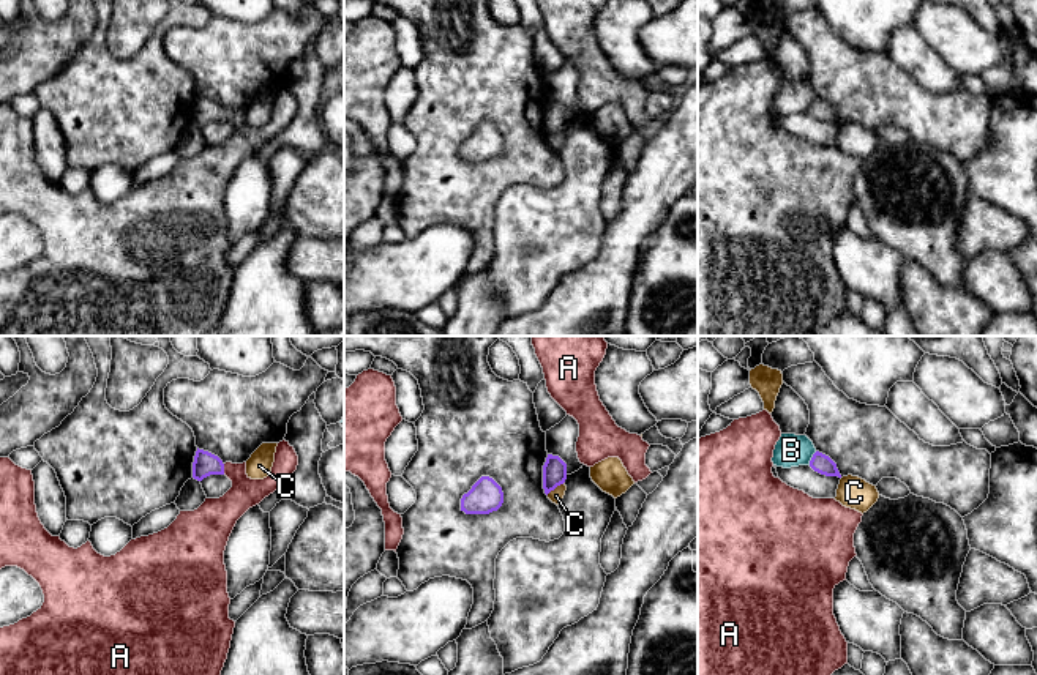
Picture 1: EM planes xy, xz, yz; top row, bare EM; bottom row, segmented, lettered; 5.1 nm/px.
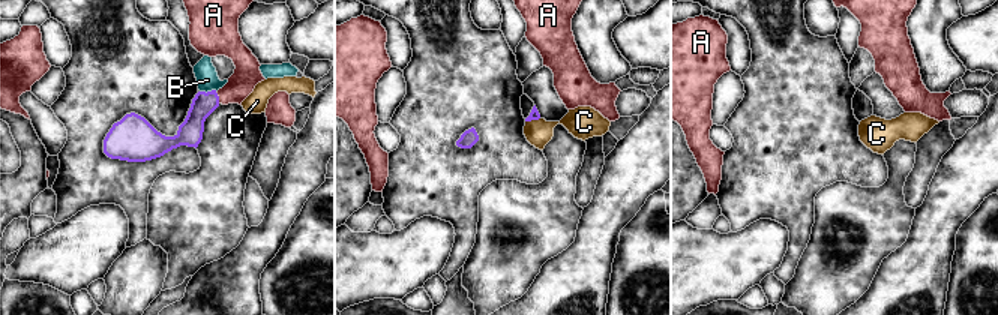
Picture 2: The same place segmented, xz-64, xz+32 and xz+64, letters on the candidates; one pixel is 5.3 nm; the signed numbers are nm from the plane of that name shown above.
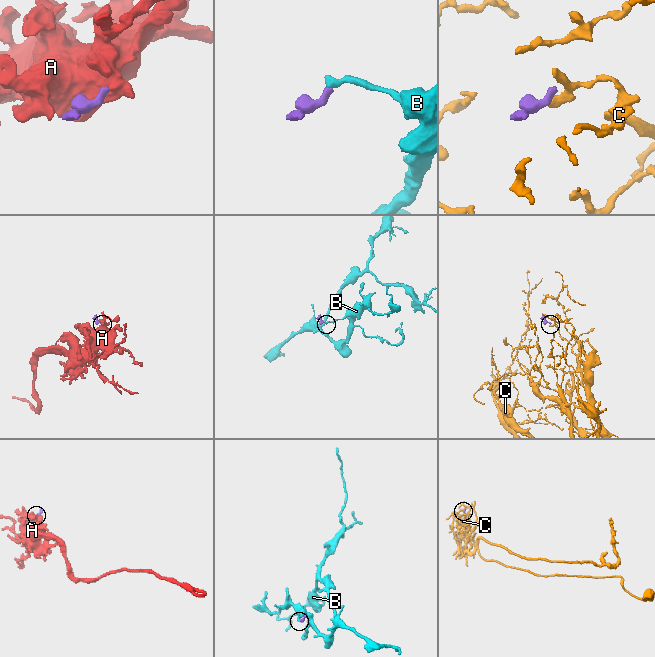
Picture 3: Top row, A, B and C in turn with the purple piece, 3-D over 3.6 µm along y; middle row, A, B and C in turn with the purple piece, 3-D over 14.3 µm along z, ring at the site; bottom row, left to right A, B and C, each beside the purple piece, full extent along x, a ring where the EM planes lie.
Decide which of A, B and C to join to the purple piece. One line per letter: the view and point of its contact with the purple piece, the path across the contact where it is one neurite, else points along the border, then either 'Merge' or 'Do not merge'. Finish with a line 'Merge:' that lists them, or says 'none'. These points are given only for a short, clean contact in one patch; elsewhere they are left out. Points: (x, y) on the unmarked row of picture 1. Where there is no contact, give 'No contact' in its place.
A: Touches purple at xy (223, 115). Path across: xy (205, 111), (223, 115), (235, 142), (215, 163). Merge
B: Touches purple at yz (812, 104). Boundary: yz (816, 98), (808, 111). Do not merge
C: Touches purple at xz (554, 134). Boundary: xz (564, 128), (546, 141). Do not merge
Merge: A

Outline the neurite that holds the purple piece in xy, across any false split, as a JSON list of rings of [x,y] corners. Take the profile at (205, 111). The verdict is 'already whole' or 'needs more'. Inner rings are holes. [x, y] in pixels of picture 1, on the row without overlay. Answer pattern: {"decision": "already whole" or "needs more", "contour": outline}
{"decision": "needs more", "contour": [[[289,88],[276,93],[271,118],[264,126],[246,121],[246,109],[223,109],[199,96],[193,125],[226,121],[232,134],[219,145],[205,145],[194,158],[180,158],[164,177],[131,186],[110,203],[98,200],[92,189],[69,194],[41,170],[35,151],[32,117],[0,104],[0,216],[17,213],[32,222],[44,241],[43,252],[30,263],[0,274],[0,336],[208,336],[221,322],[235,268],[229,265],[230,244],[224,197],[237,167],[283,132],[297,117],[298,103]]]}

